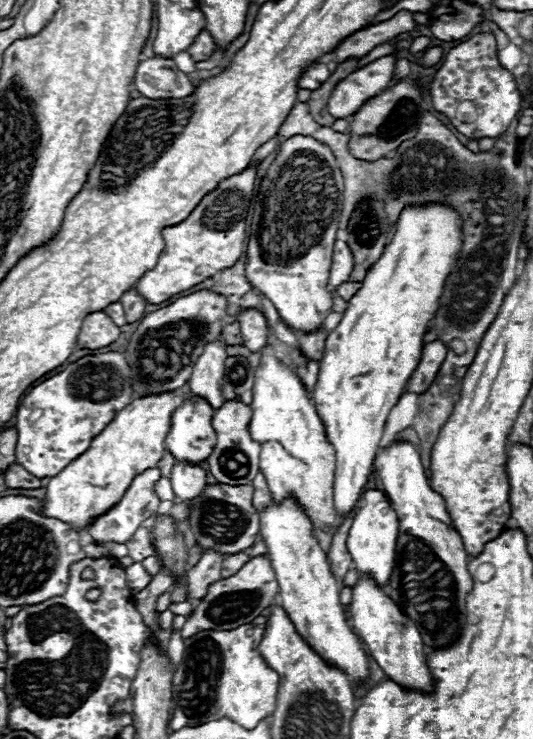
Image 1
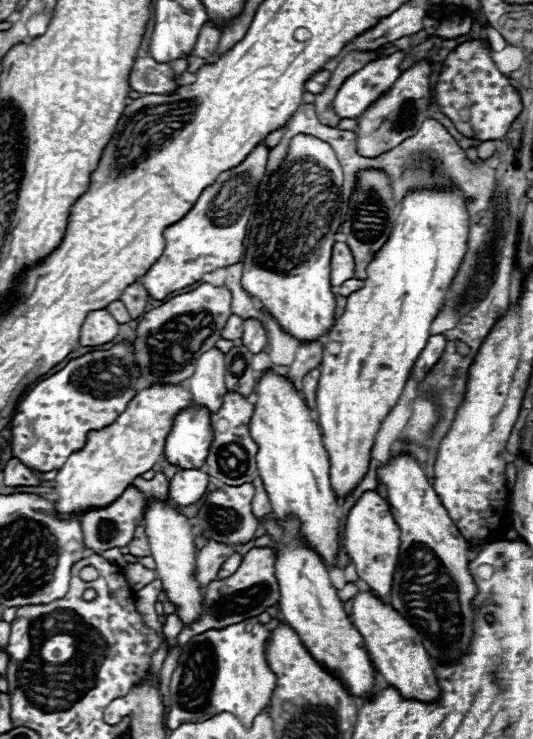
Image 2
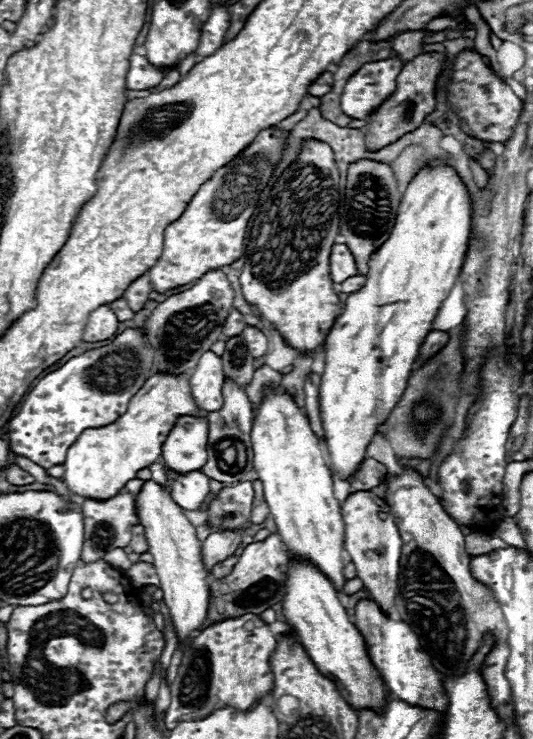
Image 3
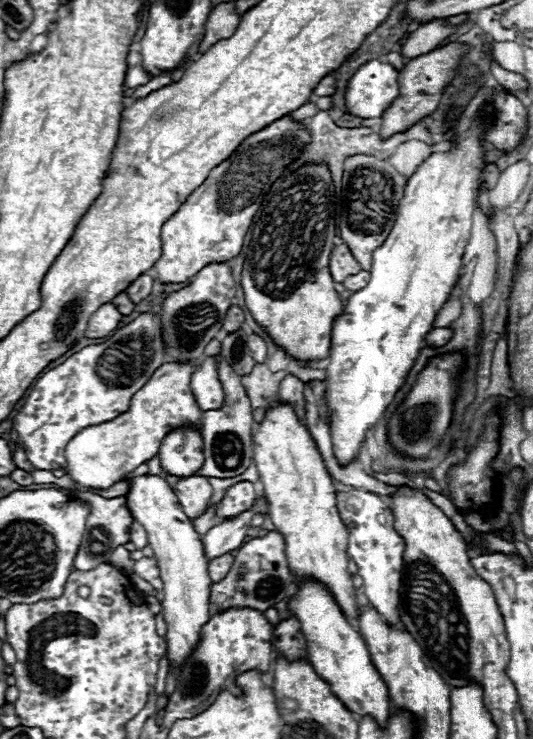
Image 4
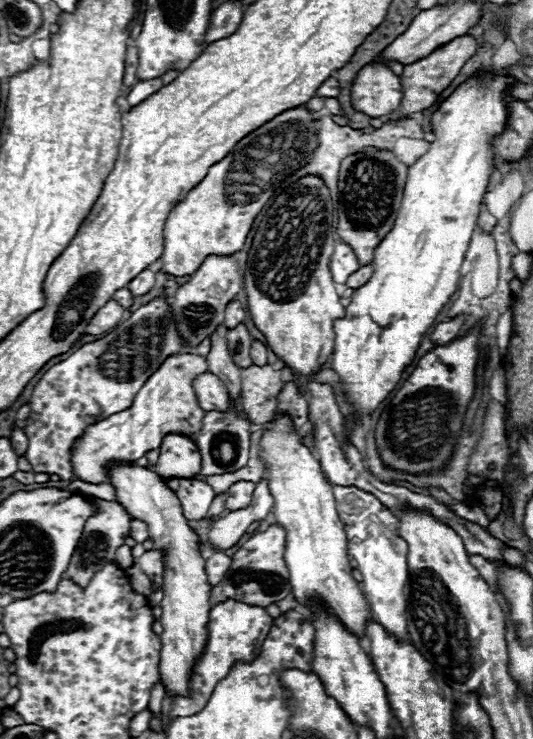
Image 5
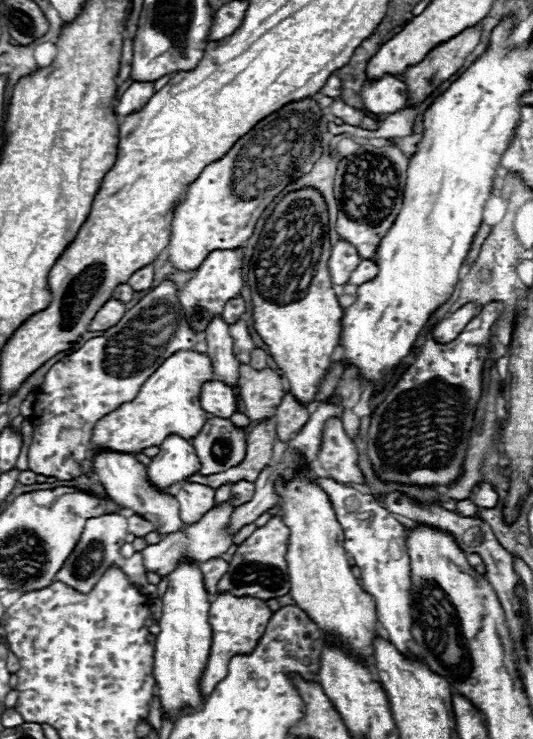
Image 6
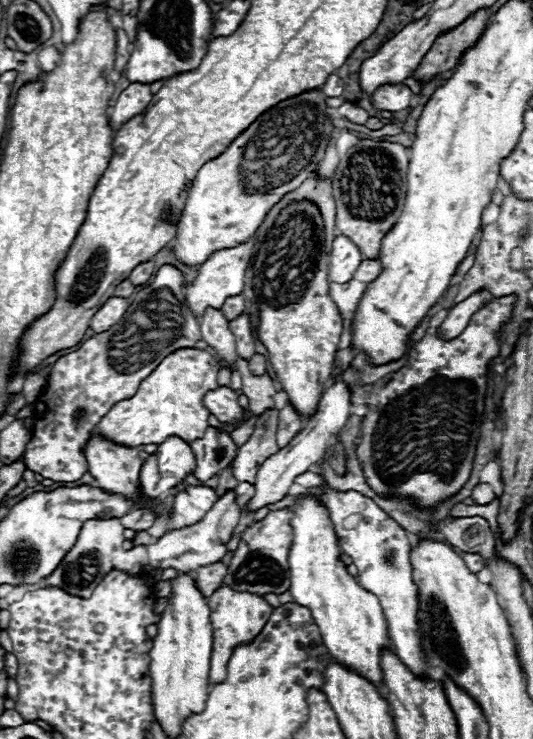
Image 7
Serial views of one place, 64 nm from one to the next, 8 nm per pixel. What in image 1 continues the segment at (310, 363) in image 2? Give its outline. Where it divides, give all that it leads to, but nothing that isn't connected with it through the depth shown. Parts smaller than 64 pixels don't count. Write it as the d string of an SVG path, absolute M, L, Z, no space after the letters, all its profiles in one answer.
M316 330L316 332L310 332L310 334L298 332L298 348L300 348L300 352L306 360L316 360L318 362L322 358L324 340L326 340L324 330Z

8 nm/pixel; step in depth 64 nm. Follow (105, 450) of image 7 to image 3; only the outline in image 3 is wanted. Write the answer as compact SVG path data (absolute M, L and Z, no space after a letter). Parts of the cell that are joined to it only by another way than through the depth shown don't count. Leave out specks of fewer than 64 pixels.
M144 480L140 492L136 494L134 504L136 504L138 520L144 526L148 538L148 550L154 556L162 598L168 608L178 644L188 646L192 634L204 624L208 616L208 602L210 602L210 582L200 550L202 544L196 536L194 526L186 518L184 510L172 500L166 486L156 484L154 480Z

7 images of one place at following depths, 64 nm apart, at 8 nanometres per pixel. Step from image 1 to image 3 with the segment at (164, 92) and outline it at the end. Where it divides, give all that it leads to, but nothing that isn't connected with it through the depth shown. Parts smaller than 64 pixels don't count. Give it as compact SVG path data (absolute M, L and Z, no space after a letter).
M140 54L130 56L130 68L126 76L126 86L130 90L144 90L144 86L156 86L156 82L160 82L162 76L164 76L164 70L148 64L146 56L140 56Z

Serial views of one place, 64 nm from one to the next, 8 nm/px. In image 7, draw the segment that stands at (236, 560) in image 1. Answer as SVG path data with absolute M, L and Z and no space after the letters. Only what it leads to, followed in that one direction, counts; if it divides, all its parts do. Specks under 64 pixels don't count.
M216 562L212 566L198 568L194 572L194 582L196 582L196 588L200 590L200 594L204 598L208 598L224 582L224 576L226 576L226 566L222 562Z

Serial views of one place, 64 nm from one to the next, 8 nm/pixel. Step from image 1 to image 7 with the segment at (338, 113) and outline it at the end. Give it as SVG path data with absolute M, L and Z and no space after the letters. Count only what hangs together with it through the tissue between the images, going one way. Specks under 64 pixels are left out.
M396 84L396 86L380 86L372 96L372 104L378 110L390 110L390 112L400 112L410 108L410 100L412 100L412 92L408 86L404 84Z

